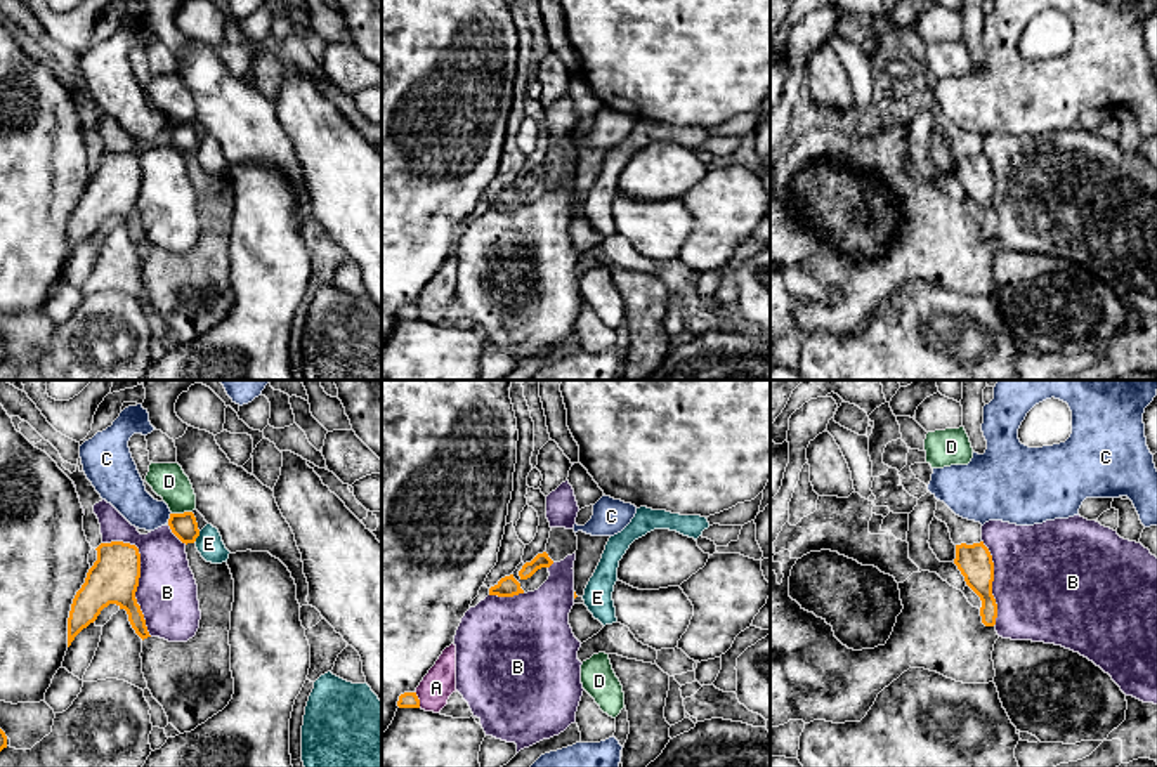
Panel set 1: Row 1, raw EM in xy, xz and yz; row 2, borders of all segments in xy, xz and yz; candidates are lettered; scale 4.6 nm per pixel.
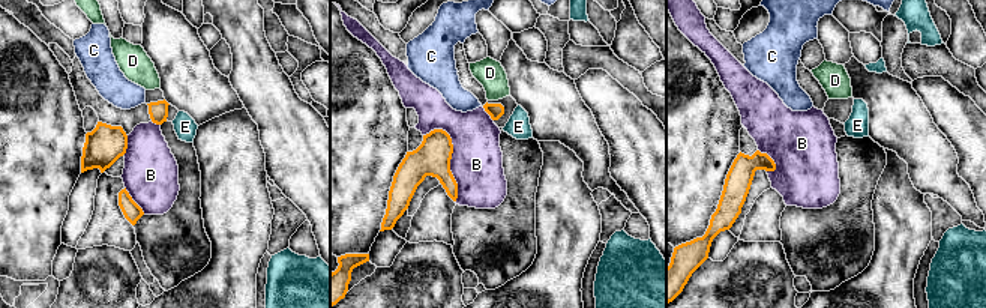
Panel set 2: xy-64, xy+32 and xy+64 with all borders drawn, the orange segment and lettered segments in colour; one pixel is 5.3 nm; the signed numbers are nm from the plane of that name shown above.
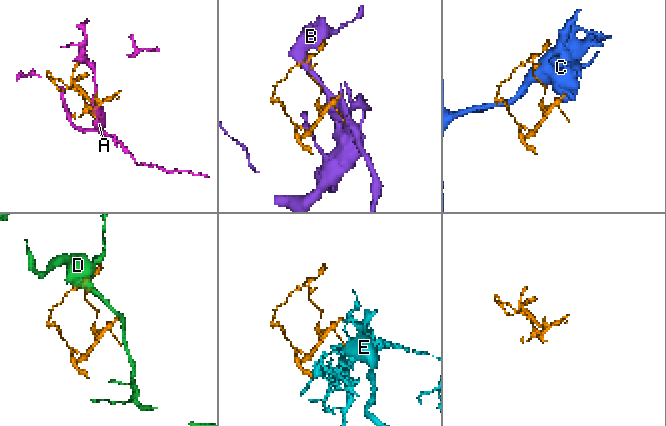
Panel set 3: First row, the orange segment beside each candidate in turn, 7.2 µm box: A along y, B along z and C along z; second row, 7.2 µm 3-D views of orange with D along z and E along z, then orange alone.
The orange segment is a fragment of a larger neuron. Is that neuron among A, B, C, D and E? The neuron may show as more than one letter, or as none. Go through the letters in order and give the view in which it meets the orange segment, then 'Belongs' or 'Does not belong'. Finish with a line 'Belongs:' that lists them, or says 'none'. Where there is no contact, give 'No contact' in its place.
A: Touches orange in xz. Does not belong
B: Touches orange in xy. Does not belong
C: Touches orange in xy. Does not belong
D: Touches orange in xy. Does not belong
E: Touches orange in xy. Belongs
Belongs: E

